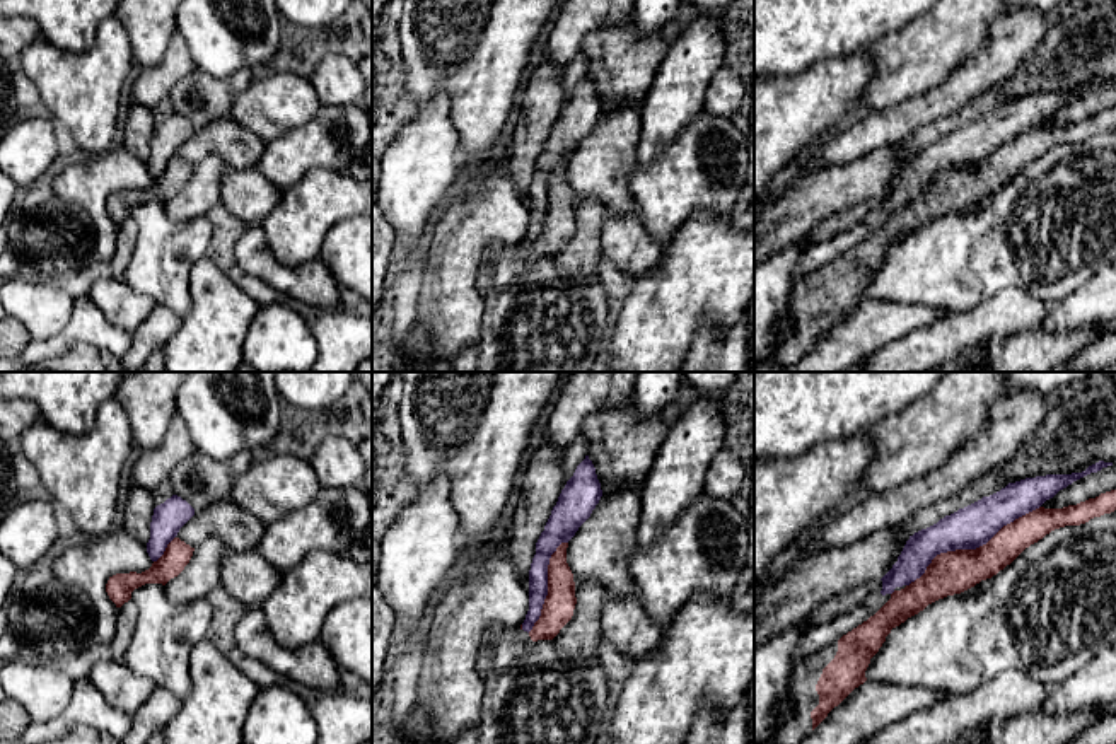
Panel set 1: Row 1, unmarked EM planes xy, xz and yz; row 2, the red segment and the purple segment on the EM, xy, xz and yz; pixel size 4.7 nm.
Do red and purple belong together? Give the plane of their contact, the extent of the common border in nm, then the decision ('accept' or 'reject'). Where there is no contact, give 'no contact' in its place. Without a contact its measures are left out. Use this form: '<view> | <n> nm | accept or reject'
yz | 750 nm | reject

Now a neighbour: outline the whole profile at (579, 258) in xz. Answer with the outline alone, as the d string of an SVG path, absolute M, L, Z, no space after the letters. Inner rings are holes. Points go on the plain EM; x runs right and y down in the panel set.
M585 198L575 205L577 222L572 237L553 256L558 275L573 283L587 283L599 275L601 229L607 215L597 198Z

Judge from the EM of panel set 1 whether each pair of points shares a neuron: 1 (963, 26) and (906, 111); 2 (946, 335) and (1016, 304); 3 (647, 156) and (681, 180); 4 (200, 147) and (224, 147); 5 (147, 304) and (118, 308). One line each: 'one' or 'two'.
1: two
2: one
3: two
4: one
5: one

